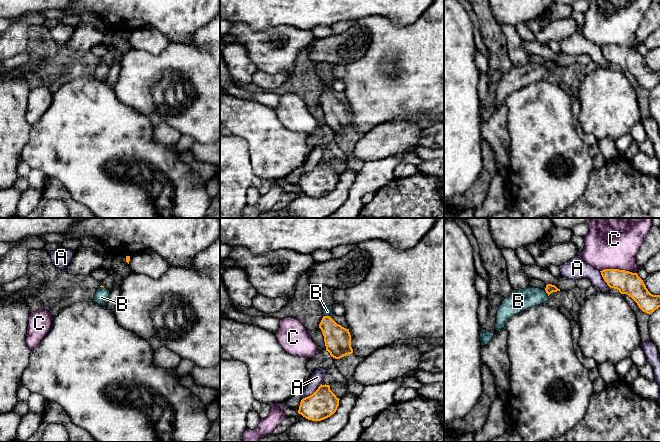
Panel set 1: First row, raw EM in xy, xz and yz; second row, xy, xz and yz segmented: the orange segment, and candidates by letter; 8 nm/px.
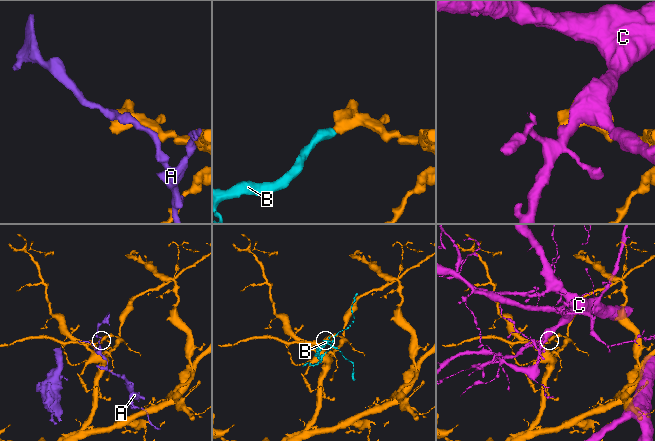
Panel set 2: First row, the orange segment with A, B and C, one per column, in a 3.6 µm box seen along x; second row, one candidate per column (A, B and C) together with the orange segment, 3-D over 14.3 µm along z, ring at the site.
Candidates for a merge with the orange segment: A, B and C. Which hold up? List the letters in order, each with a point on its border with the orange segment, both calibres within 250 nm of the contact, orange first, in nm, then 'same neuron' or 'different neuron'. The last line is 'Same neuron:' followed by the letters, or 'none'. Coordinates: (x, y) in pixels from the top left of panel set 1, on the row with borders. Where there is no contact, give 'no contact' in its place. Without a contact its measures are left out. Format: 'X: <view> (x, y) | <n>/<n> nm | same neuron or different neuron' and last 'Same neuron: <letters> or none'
A: xz (313, 393) | 240/110 nm | different neuron
B: xz (326, 316) | 220/80 nm | same neuron
C: yz (618, 269) | 180/440 nm | different neuron
Same neuron: B

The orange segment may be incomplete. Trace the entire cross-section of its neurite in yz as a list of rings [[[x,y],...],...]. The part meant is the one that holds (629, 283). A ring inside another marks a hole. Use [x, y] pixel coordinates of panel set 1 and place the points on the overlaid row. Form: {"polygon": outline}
{"polygon": [[[604,269],[600,272],[610,288],[627,294],[643,312],[650,315],[660,307],[660,295],[651,294],[637,273],[619,269]]]}

